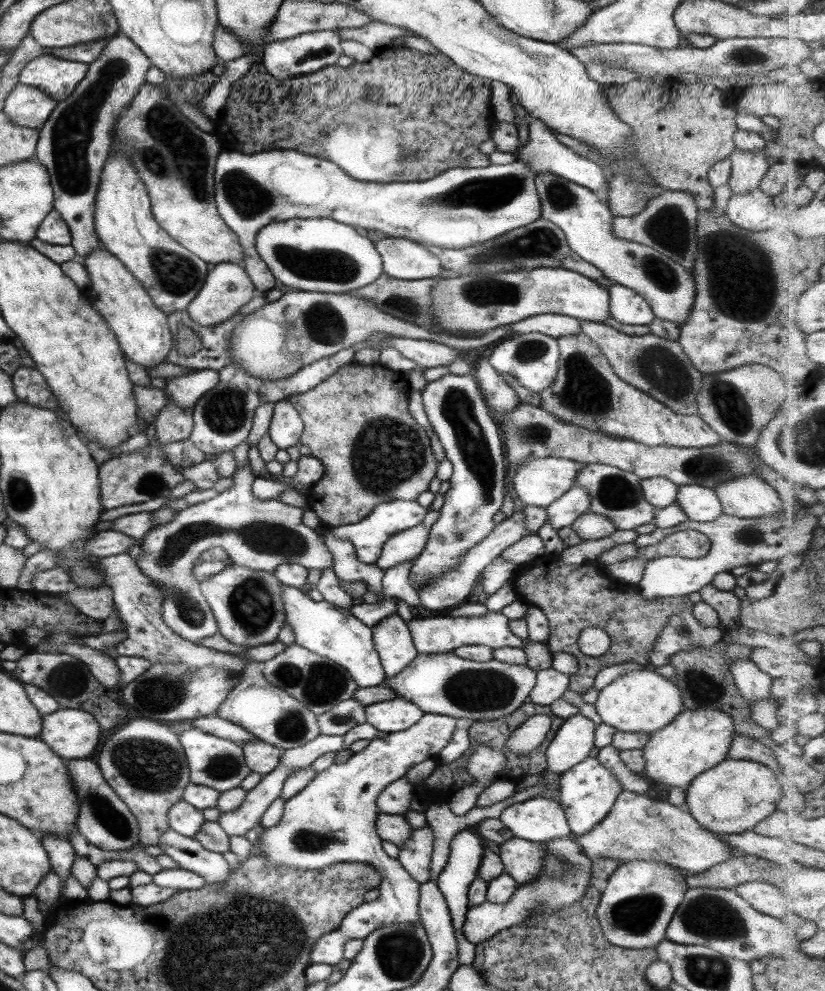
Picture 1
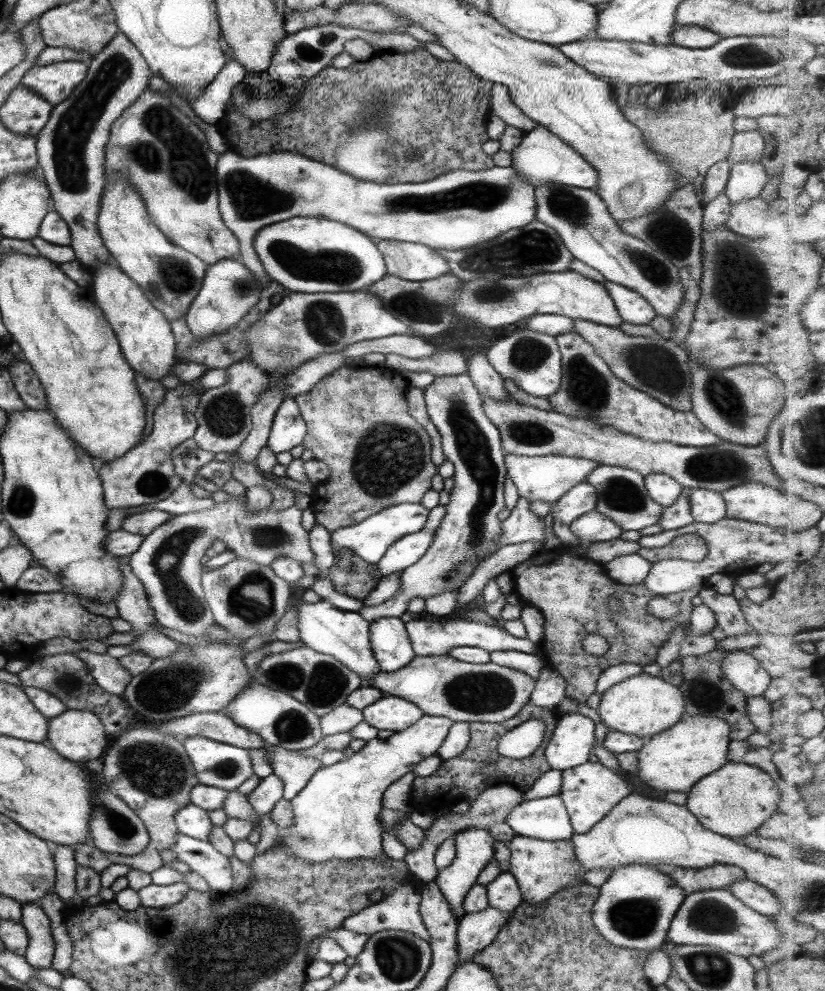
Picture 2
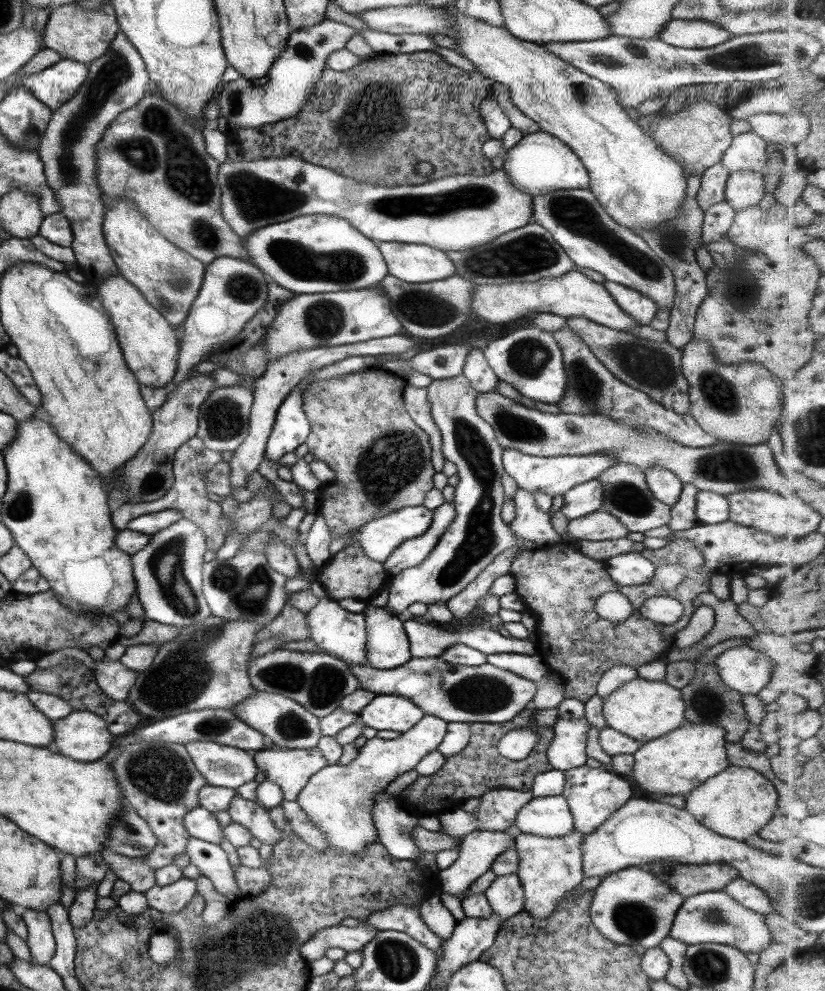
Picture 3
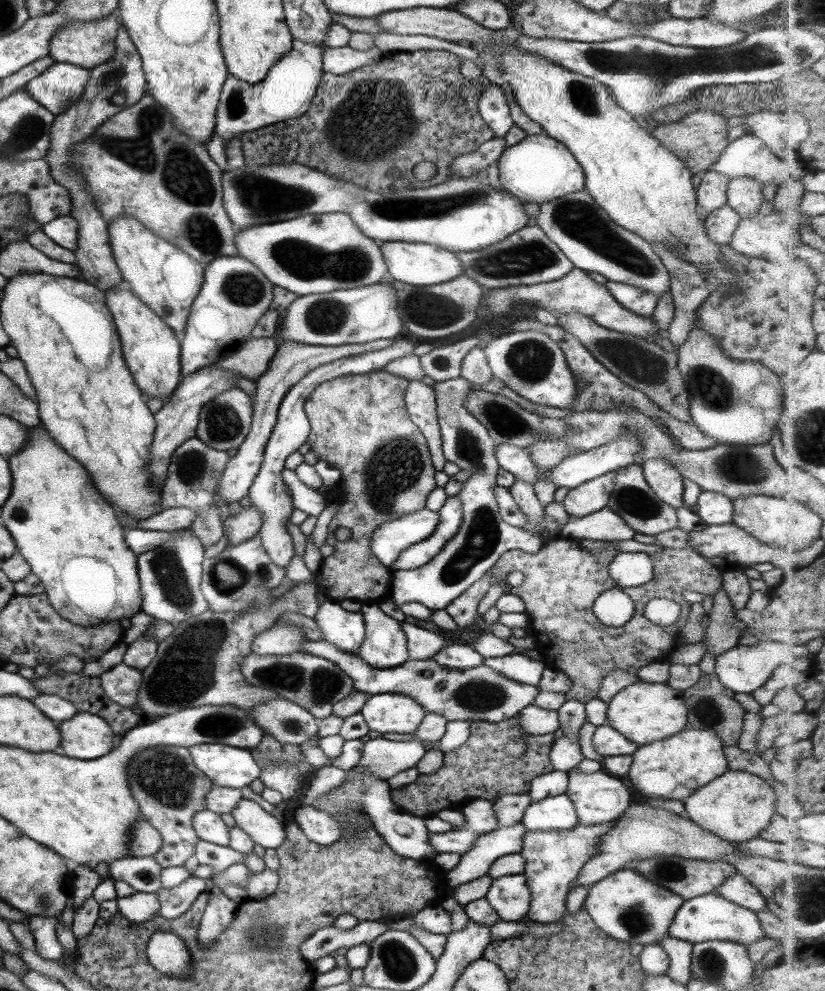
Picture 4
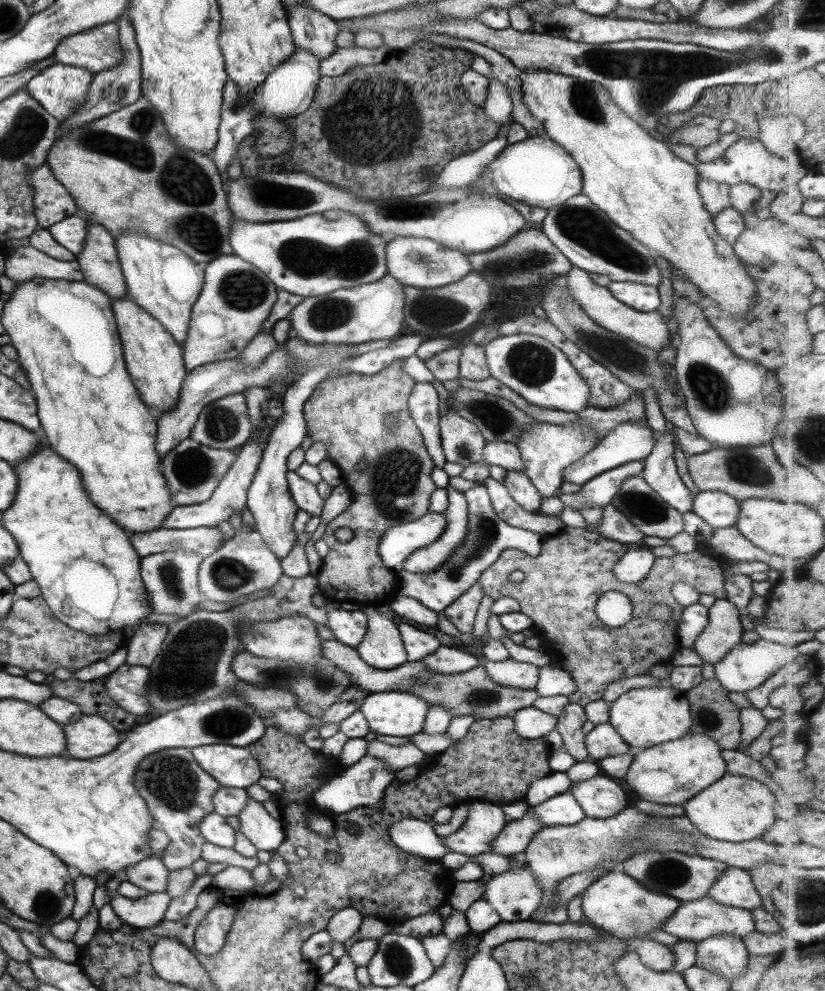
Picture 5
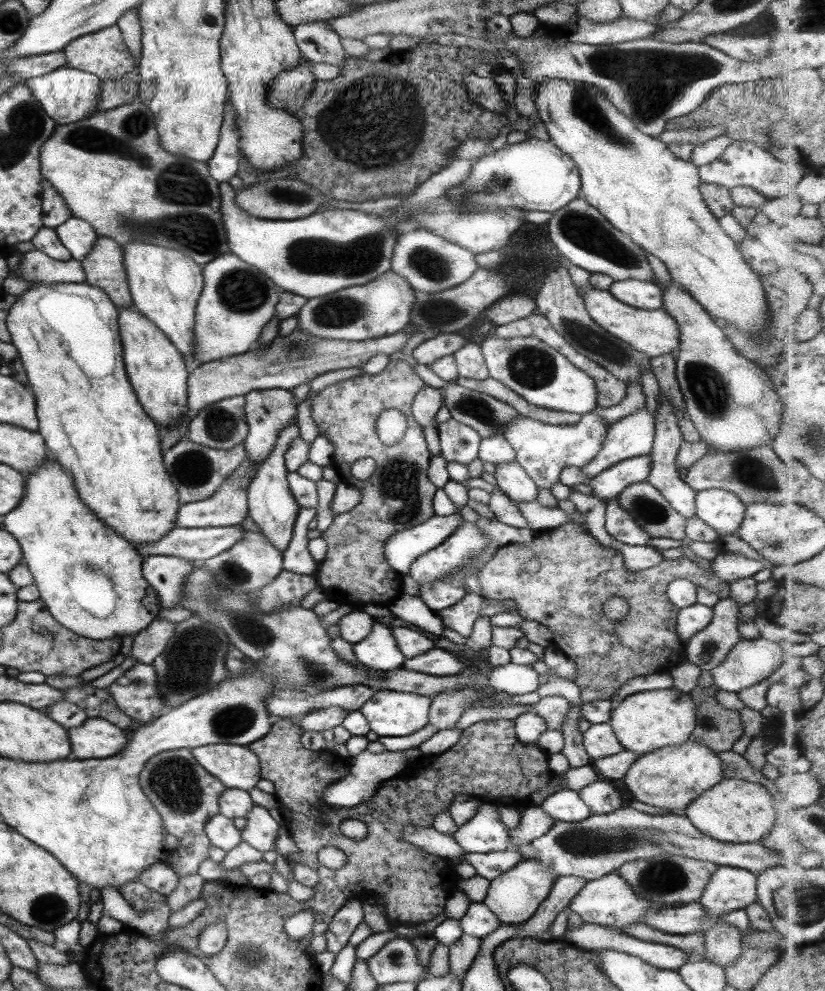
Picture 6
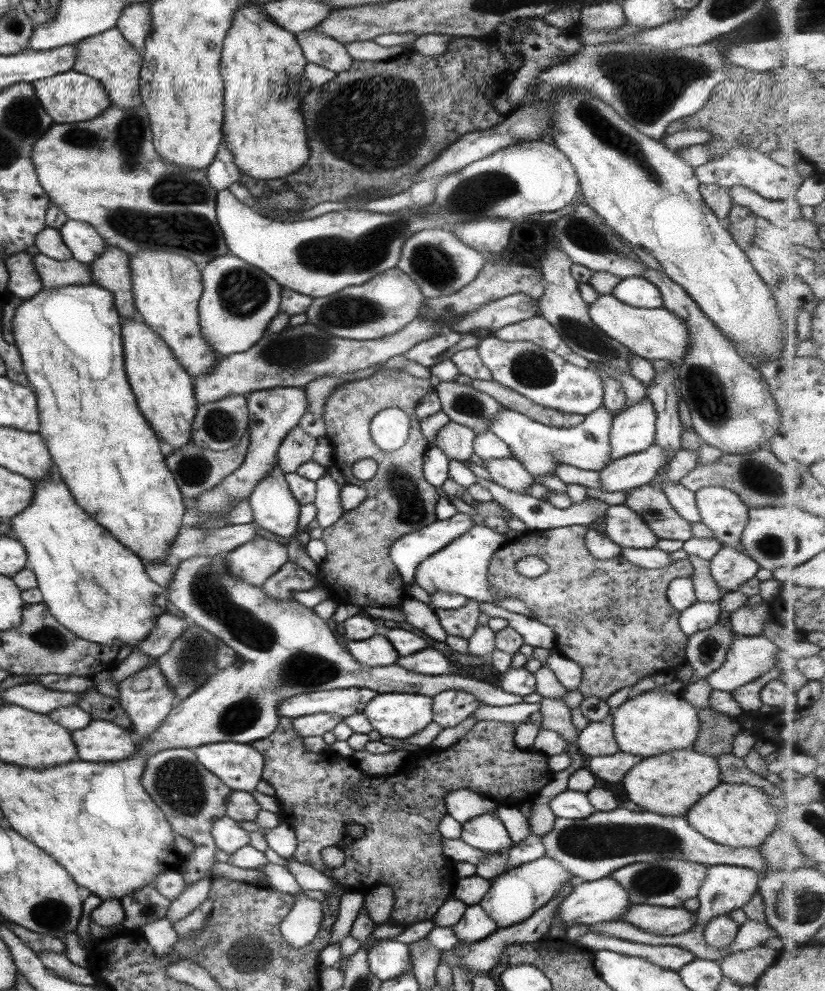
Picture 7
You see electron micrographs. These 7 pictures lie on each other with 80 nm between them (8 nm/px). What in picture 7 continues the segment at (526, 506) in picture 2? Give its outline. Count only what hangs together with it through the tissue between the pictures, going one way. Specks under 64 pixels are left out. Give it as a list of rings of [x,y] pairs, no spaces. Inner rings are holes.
[[[512,456],[509,458],[483,459],[483,466],[489,474],[489,479],[503,488],[516,493],[524,490],[535,480],[523,465]]]

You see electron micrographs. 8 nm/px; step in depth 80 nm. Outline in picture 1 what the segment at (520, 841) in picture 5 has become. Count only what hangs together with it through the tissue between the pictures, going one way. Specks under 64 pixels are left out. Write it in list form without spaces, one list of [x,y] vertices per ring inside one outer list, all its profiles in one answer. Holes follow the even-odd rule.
[[[467,828],[455,833],[455,836],[449,843],[449,858],[443,870],[437,876],[435,883],[441,894],[444,896],[450,917],[451,926],[453,926],[453,934],[455,934],[458,954],[458,966],[470,965],[474,959],[474,945],[465,940],[461,928],[468,909],[467,906],[467,891],[473,879],[478,876],[478,868],[484,853],[484,839],[479,835],[475,828]]]

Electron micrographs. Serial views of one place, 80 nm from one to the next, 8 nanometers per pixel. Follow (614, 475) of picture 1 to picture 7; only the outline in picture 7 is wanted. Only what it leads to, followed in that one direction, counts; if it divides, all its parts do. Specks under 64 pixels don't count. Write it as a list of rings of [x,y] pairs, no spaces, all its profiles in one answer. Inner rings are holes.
[[[647,484],[630,489],[623,504],[633,509],[658,539],[685,542],[692,537],[691,525],[671,508],[661,489]]]

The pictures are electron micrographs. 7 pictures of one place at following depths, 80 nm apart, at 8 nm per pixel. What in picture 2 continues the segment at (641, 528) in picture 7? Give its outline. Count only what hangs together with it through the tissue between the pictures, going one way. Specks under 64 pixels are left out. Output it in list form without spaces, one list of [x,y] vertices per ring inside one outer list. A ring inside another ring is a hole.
[[[595,509],[581,514],[572,520],[568,527],[580,540],[580,545],[583,546],[592,542],[615,540],[623,531],[608,516],[597,512]]]

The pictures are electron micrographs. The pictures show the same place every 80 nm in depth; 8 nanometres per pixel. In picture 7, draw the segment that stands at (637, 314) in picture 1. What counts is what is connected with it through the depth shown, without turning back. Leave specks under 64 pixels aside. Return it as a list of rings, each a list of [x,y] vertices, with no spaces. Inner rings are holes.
[[[630,276],[620,281],[610,294],[619,302],[635,309],[653,309],[662,307],[660,292],[645,278]]]

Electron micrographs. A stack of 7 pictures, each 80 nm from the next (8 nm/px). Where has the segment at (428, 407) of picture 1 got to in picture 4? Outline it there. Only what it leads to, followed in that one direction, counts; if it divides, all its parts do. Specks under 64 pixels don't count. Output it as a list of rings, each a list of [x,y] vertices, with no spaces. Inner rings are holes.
[[[459,376],[457,378],[436,382],[431,386],[431,388],[434,390],[434,393],[435,393],[436,413],[437,413],[438,427],[440,428],[441,449],[442,449],[443,457],[446,460],[446,462],[452,462],[453,464],[456,464],[460,468],[460,470],[468,470],[469,472],[473,472],[473,475],[471,475],[467,480],[463,482],[463,488],[461,488],[460,491],[456,494],[460,498],[460,506],[462,508],[462,521],[461,521],[461,525],[459,525],[459,530],[450,538],[450,540],[447,541],[447,544],[442,548],[441,551],[437,553],[437,556],[433,560],[431,560],[431,562],[428,562],[427,564],[424,564],[419,568],[413,568],[411,570],[391,571],[392,577],[390,582],[390,592],[387,598],[389,598],[397,606],[398,604],[406,603],[406,602],[418,602],[419,604],[422,604],[423,606],[426,606],[427,608],[429,608],[429,610],[444,610],[444,608],[454,598],[457,598],[457,596],[459,596],[467,587],[469,587],[476,580],[479,580],[483,575],[485,575],[486,572],[491,568],[491,566],[493,566],[495,562],[497,562],[497,559],[499,558],[499,556],[503,554],[503,552],[507,552],[507,550],[520,550],[520,551],[526,552],[527,554],[535,554],[536,552],[539,552],[539,549],[543,546],[543,542],[536,534],[531,534],[531,531],[526,531],[521,527],[514,527],[505,523],[499,516],[499,513],[497,513],[498,508],[495,503],[495,499],[493,498],[493,491],[492,491],[493,487],[496,485],[495,475],[498,469],[497,461],[495,460],[495,457],[493,457],[493,454],[495,454],[496,444],[493,444],[493,441],[489,438],[489,435],[487,434],[487,431],[486,431],[486,427],[484,427],[482,424],[479,424],[479,422],[477,422],[470,415],[470,413],[466,411],[466,408],[464,407],[464,400],[465,400],[467,391],[472,388],[470,384]]]

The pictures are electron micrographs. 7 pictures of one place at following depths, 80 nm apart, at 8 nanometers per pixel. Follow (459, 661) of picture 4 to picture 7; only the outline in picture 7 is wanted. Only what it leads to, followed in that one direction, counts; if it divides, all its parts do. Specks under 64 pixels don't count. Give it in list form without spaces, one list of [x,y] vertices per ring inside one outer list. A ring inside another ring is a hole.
[[[425,648],[415,653],[415,656],[399,656],[395,665],[424,676],[441,676],[450,670],[449,661],[431,648]]]

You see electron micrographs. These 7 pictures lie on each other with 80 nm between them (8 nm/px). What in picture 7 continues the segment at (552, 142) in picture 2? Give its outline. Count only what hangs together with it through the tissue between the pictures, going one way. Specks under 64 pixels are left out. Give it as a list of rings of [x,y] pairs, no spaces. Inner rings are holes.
[[[531,140],[524,142],[523,144],[512,144],[509,148],[503,147],[501,150],[494,152],[491,156],[486,156],[481,160],[476,160],[471,164],[468,164],[462,170],[457,173],[449,173],[449,176],[445,176],[443,180],[439,180],[439,184],[435,184],[435,190],[433,190],[433,200],[429,206],[413,206],[413,208],[403,208],[399,212],[389,212],[389,214],[375,214],[375,212],[367,212],[367,210],[357,209],[345,209],[333,210],[333,212],[327,212],[323,216],[317,216],[317,218],[311,218],[310,220],[301,220],[299,222],[276,222],[269,217],[261,216],[254,208],[249,208],[243,204],[240,204],[227,189],[216,193],[215,200],[215,213],[218,227],[221,230],[226,248],[229,250],[229,254],[244,260],[245,263],[262,270],[267,276],[270,276],[280,287],[294,290],[296,293],[314,298],[321,298],[322,296],[329,296],[338,290],[345,287],[357,287],[358,284],[367,282],[370,278],[383,272],[384,270],[393,268],[396,266],[401,255],[401,247],[403,243],[419,233],[419,231],[428,230],[429,228],[447,228],[447,226],[454,226],[454,224],[465,224],[471,223],[475,220],[485,219],[487,217],[497,217],[499,219],[507,219],[511,222],[513,220],[519,220],[519,218],[529,218],[529,216],[535,216],[539,212],[555,212],[559,208],[570,208],[575,202],[577,195],[579,194],[579,184],[577,176],[575,175],[572,164],[565,158],[562,152],[559,152],[553,144],[543,142],[541,140]]]

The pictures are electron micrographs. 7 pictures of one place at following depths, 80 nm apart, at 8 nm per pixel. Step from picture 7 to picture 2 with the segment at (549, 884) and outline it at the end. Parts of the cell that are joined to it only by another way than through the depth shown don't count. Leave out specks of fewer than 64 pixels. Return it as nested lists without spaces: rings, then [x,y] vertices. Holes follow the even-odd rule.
[[[509,871],[499,873],[484,887],[488,906],[501,912],[512,913],[522,901],[522,894],[515,877]]]

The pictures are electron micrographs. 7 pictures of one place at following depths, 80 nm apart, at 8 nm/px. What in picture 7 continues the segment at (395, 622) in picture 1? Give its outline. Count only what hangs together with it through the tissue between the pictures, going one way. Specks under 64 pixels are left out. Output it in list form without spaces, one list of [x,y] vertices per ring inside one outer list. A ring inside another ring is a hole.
[[[378,630],[371,638],[365,640],[344,640],[344,648],[359,664],[369,668],[391,666],[397,662],[397,652]]]

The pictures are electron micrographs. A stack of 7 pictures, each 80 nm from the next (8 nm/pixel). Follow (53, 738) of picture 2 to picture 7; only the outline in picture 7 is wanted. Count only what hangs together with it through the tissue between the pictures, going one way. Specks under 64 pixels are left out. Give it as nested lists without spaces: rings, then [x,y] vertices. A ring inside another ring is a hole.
[[[95,720],[87,727],[71,732],[77,749],[77,760],[83,762],[115,762],[136,754],[137,743],[130,729],[119,728],[105,720]]]

